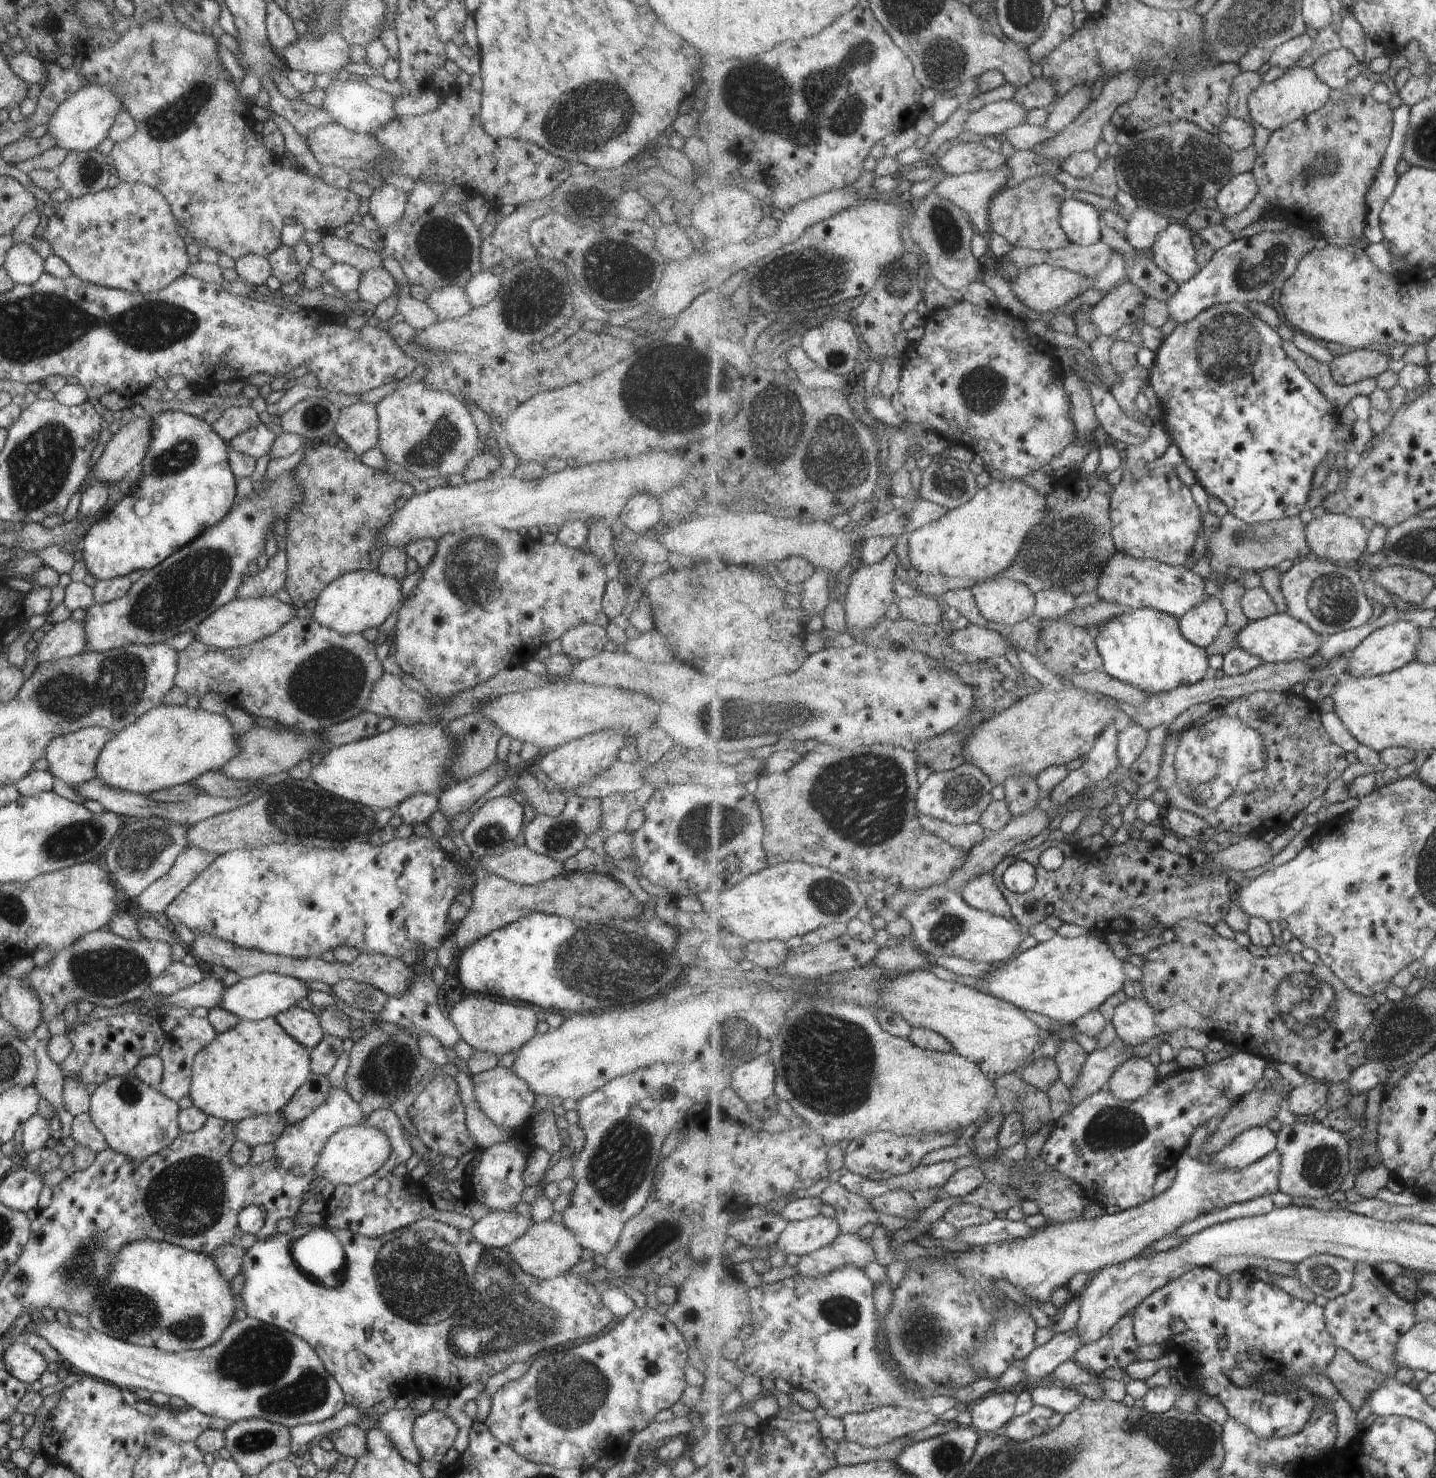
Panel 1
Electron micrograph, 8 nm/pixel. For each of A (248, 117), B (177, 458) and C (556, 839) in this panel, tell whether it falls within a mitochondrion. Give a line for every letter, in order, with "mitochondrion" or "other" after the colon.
A: other
B: mitochondrion
C: mitochondrion

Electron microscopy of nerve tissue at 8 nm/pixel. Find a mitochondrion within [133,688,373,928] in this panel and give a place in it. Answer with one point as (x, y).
(291, 810)

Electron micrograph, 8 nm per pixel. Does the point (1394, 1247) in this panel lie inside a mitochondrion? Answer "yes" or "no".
no

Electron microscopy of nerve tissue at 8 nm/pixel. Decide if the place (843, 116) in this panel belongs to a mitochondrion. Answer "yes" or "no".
yes

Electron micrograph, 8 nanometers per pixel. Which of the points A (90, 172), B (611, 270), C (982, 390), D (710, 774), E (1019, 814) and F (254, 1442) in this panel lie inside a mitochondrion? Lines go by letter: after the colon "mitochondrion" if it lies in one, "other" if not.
A: mitochondrion
B: mitochondrion
C: mitochondrion
D: other
E: other
F: mitochondrion

